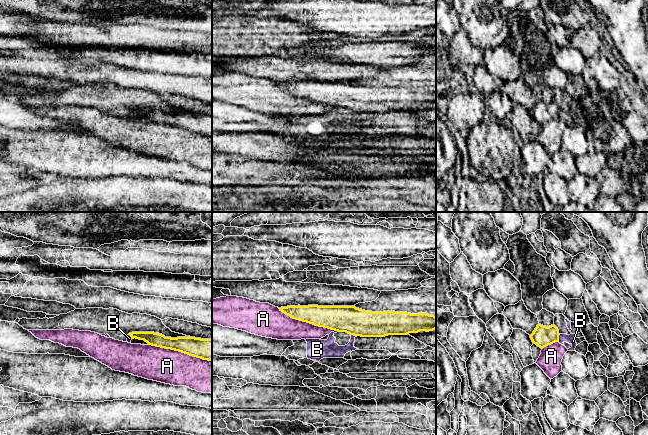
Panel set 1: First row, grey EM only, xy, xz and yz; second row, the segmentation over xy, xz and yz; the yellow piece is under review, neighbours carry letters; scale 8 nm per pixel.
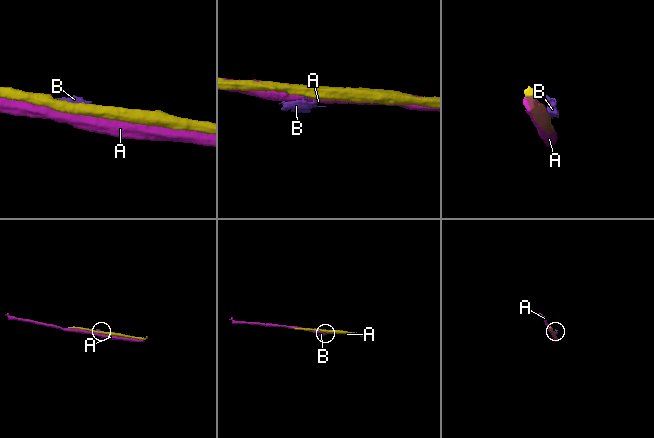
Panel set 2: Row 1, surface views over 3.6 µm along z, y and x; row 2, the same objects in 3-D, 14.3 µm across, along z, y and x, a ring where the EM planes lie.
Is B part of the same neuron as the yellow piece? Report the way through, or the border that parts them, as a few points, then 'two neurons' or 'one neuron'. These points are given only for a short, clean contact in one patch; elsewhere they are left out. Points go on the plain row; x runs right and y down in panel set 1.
border yz (560, 110), (558, 117); two neurons

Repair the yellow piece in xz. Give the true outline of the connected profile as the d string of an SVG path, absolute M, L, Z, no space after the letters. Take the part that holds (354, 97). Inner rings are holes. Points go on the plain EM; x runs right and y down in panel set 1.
M287 82L280 87L293 95L361 113L407 111L436 105L436 92L426 89L365 87L355 82Z

